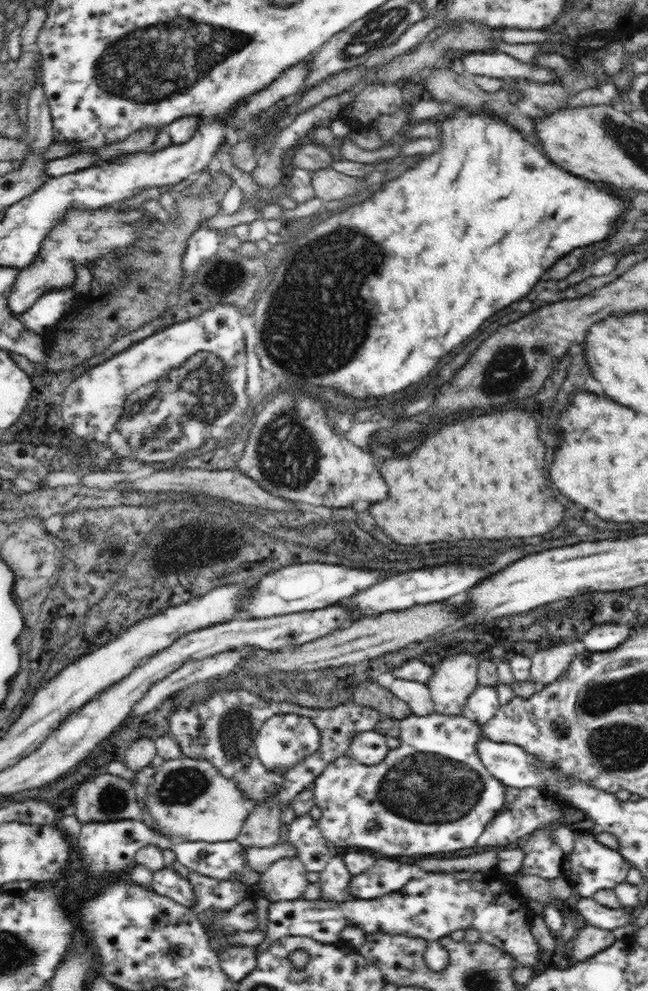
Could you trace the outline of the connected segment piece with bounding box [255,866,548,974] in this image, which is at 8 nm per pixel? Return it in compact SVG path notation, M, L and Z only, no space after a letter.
M496 866L486 872L475 870L452 872L426 872L423 878L410 880L400 890L386 894L382 898L374 900L362 900L352 898L346 902L334 902L333 900L283 900L270 901L268 906L268 929L265 940L256 946L255 954L259 955L269 948L277 940L284 937L301 936L310 937L322 944L334 944L339 938L339 932L346 926L356 924L364 929L364 933L406 933L414 937L426 939L428 942L439 940L441 936L448 936L455 930L474 928L481 934L484 941L498 947L500 951L506 951L510 957L518 961L519 966L532 969L534 974L541 972L548 966L544 963L544 951L530 932L531 921L536 912L529 909L529 899L522 896L515 883L507 879L507 874L498 870Z

